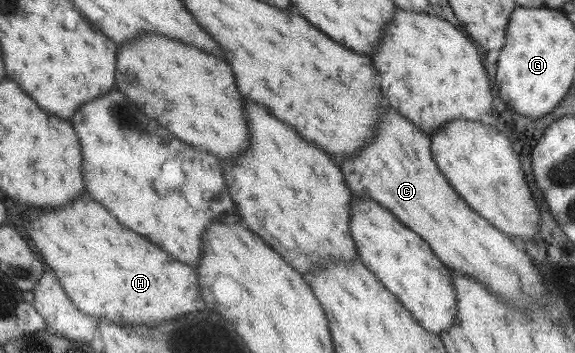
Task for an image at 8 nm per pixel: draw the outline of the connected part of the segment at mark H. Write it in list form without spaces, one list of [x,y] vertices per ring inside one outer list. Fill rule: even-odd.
[[[82,196],[66,206],[62,206],[60,210],[50,210],[50,212],[44,212],[40,216],[40,230],[32,230],[32,232],[26,232],[28,236],[34,242],[37,254],[42,256],[44,264],[50,267],[50,270],[59,280],[60,287],[72,305],[81,313],[90,317],[94,317],[97,320],[104,318],[112,324],[128,324],[132,326],[152,326],[154,324],[160,324],[164,320],[170,320],[170,318],[176,318],[176,316],[182,316],[182,314],[188,314],[188,312],[194,312],[194,310],[202,310],[204,308],[204,302],[200,298],[200,292],[198,292],[198,282],[196,282],[196,274],[194,274],[194,268],[189,267],[182,262],[176,262],[170,254],[164,252],[161,248],[154,246],[153,243],[146,240],[144,237],[128,230],[125,226],[118,224],[106,210],[104,206],[98,206],[95,200],[90,200],[88,196]]]

